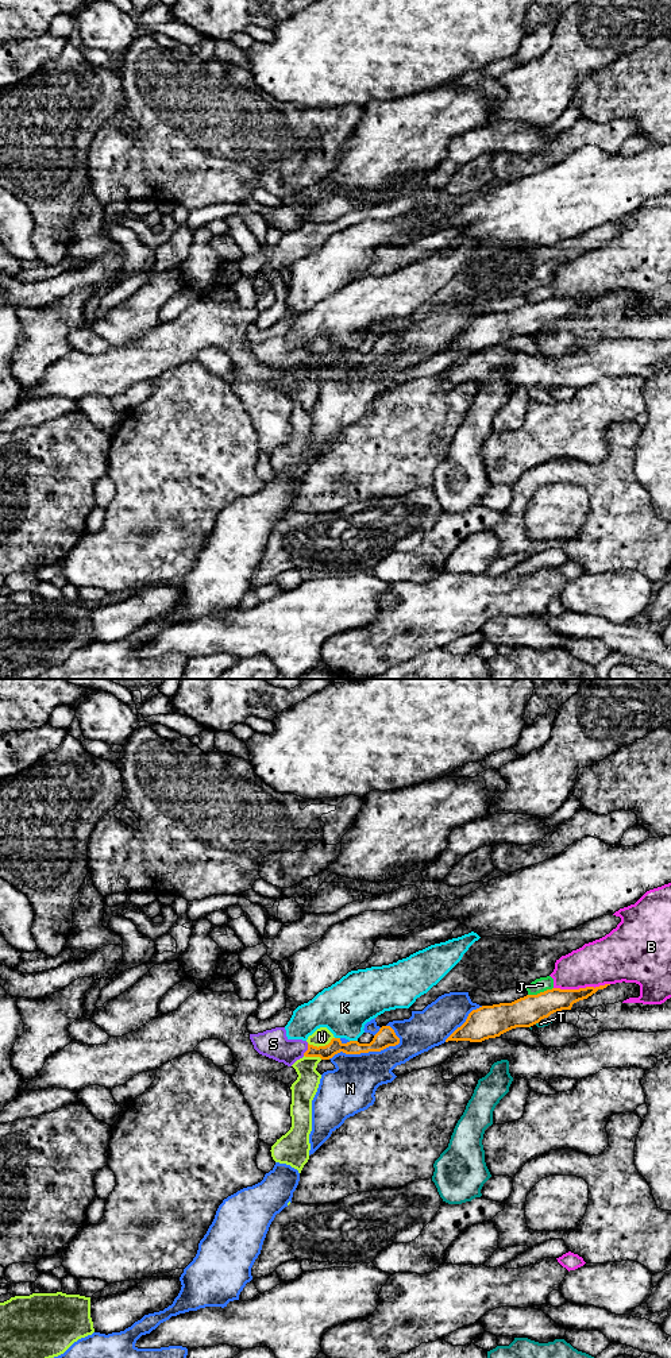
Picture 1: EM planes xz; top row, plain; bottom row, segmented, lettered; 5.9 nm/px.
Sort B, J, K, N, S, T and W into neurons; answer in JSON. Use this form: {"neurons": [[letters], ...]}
{"neurons": [["B"], ["J"], ["K", "S"], ["N"], ["T"], ["W"]]}

